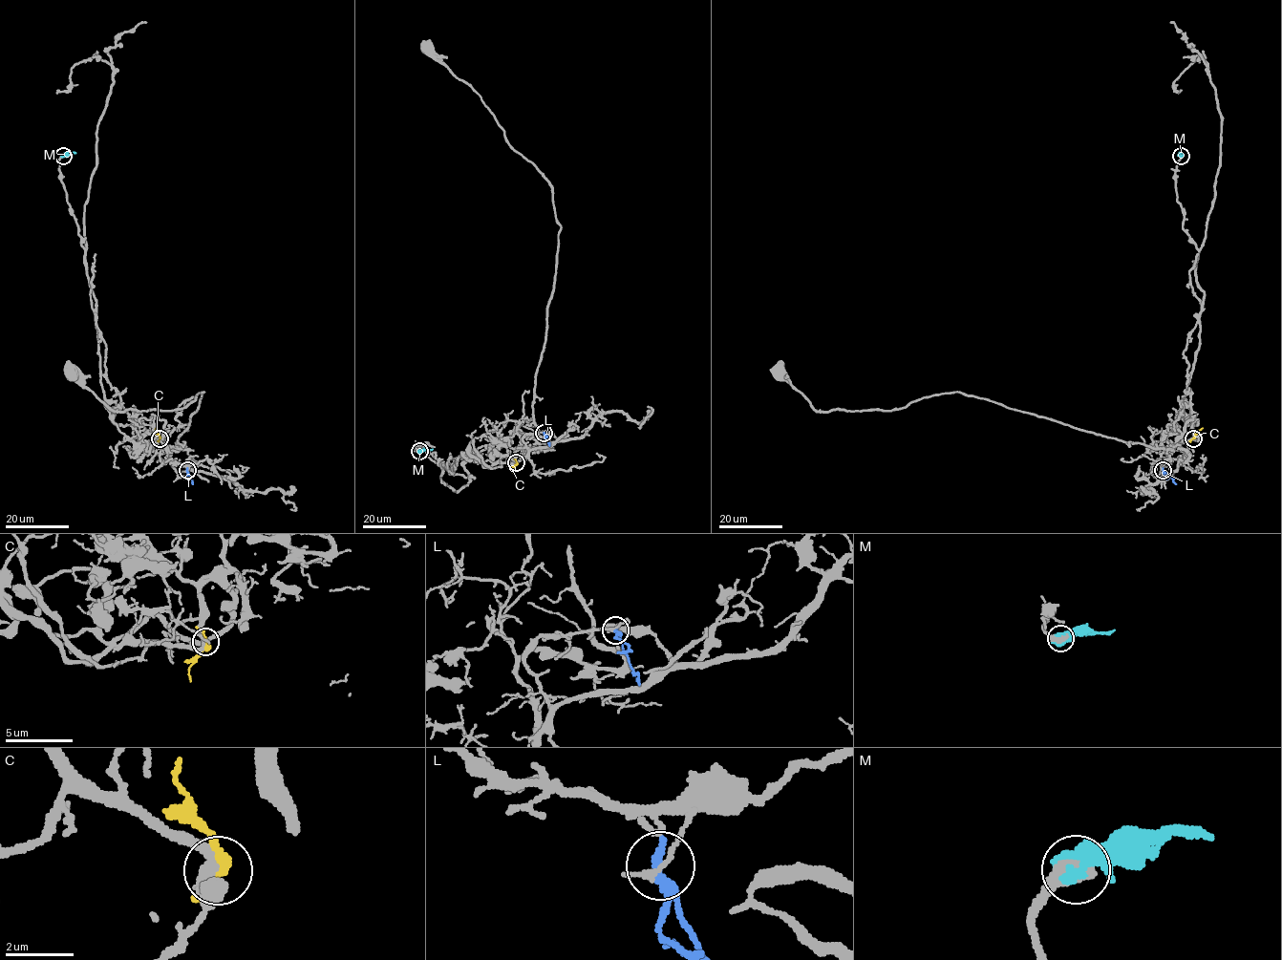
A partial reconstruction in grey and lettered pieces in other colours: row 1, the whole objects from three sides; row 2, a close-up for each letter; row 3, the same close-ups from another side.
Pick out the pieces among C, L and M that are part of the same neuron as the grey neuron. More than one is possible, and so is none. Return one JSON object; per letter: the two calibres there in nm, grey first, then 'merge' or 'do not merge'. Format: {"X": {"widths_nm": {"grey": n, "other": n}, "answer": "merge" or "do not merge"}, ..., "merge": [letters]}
{"C": {"widths_nm": {"grey": 320, "other": 280}, "answer": "do not merge"}, "L": {"widths_nm": {"grey": 220, "other": 240}, "answer": "do not merge"}, "M": {"widths_nm": {"grey": 550, "other": 550}, "answer": "merge"}, "merge": ["M"]}

